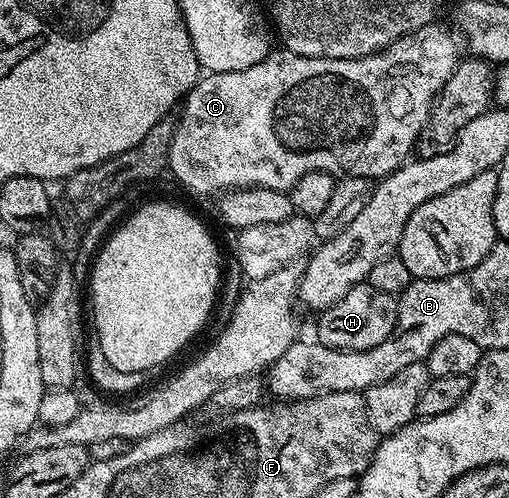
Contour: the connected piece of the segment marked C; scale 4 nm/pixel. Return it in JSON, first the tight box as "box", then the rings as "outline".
{"box":[168,21,463,197],"outline":[[[434,21],[423,29],[415,29],[410,35],[399,37],[381,51],[358,59],[303,57],[284,49],[274,49],[270,51],[267,58],[259,61],[259,65],[251,65],[251,69],[214,71],[202,74],[196,85],[185,96],[183,106],[180,108],[180,111],[182,110],[181,120],[179,118],[176,120],[171,137],[168,174],[173,174],[187,190],[194,191],[197,195],[214,195],[214,197],[227,191],[236,191],[242,187],[262,187],[263,189],[275,189],[288,193],[292,191],[297,180],[316,171],[322,171],[334,177],[349,176],[351,178],[365,178],[370,181],[384,179],[392,171],[397,171],[403,164],[409,162],[417,145],[417,138],[420,137],[421,131],[427,125],[429,114],[433,112],[433,102],[437,100],[437,94],[443,89],[443,85],[447,85],[447,77],[451,77],[451,73],[455,73],[457,64],[462,58],[463,51],[459,46],[458,36],[448,26],[446,26],[447,28],[440,27],[439,24],[440,22]]]}

